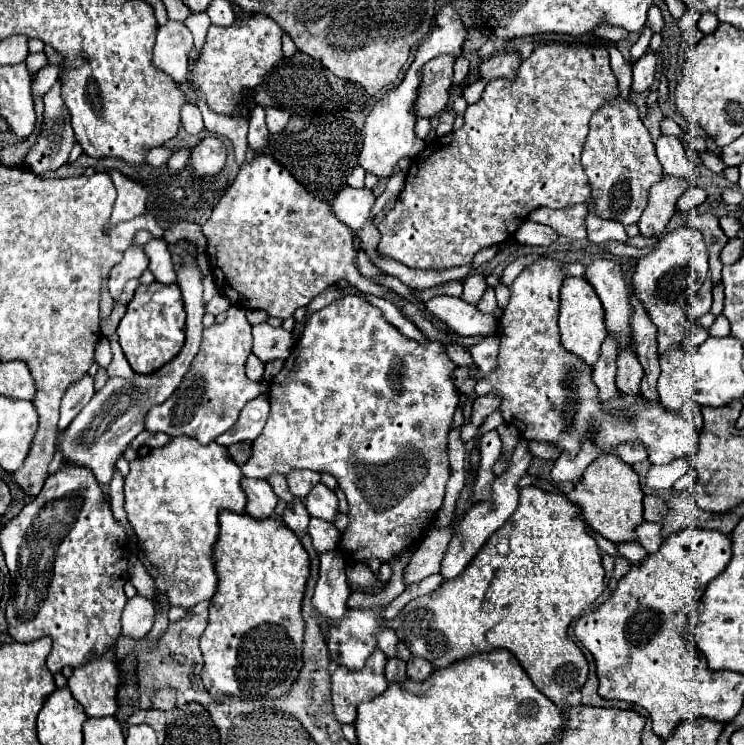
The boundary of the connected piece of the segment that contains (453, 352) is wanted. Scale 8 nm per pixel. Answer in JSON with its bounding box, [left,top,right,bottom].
[443,344,473,367]

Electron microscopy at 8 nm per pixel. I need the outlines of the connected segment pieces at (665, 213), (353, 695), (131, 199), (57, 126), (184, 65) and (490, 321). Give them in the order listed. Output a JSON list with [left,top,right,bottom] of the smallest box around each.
[[639,173,697,236],[331,648,387,724],[107,170,149,224],[25,82,75,174],[153,20,193,84],[425,296,497,336]]

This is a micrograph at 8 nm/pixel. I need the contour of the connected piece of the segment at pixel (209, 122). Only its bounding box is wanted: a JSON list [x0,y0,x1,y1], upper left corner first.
[189,86,247,166]

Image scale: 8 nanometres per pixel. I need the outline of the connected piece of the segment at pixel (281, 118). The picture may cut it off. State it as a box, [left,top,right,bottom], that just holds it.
[265,108,289,134]

